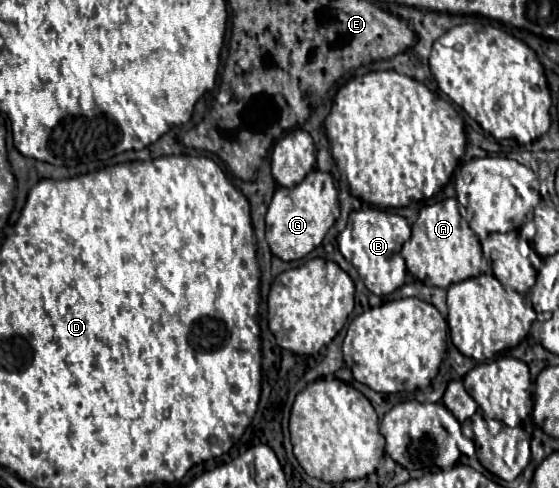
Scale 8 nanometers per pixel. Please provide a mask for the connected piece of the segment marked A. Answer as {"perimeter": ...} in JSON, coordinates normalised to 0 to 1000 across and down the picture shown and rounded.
{"perimeter":[[[794,408],[751,432],[737,461],[737,486],[723,498],[716,523],[726,535],[730,559],[762,584],[798,592],[809,580],[855,568],[864,553],[864,518],[855,486],[837,455],[819,436],[816,408]]]}

